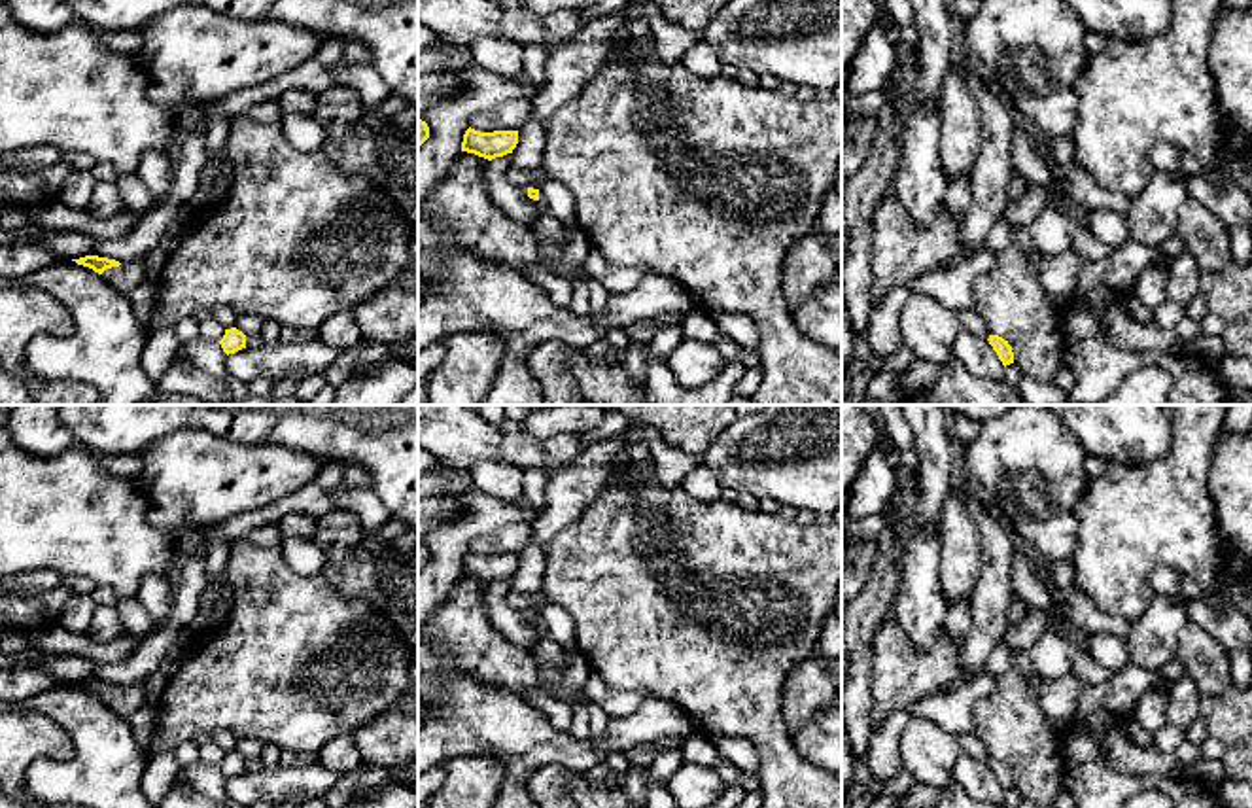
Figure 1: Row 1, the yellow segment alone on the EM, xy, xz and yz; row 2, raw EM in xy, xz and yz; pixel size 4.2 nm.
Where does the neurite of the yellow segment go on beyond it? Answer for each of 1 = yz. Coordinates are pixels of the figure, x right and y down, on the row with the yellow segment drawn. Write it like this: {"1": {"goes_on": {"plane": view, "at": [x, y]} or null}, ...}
{"1": {"goes_on": null}}

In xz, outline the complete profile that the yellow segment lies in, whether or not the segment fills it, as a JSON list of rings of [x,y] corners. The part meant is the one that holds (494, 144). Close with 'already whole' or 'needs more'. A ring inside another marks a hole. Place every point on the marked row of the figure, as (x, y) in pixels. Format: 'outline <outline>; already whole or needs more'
outline [[[467,129],[461,142],[461,151],[475,153],[488,161],[513,153],[518,144],[518,131],[480,132]]]; already whole

